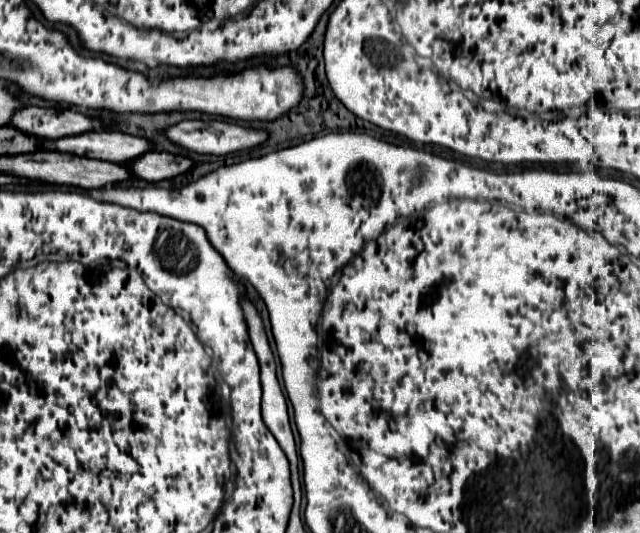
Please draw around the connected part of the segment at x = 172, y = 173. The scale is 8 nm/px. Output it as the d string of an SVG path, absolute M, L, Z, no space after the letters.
M145 153L143 157L129 163L129 169L145 181L163 181L173 179L181 173L187 173L193 169L193 161L183 155L171 155L171 153Z

